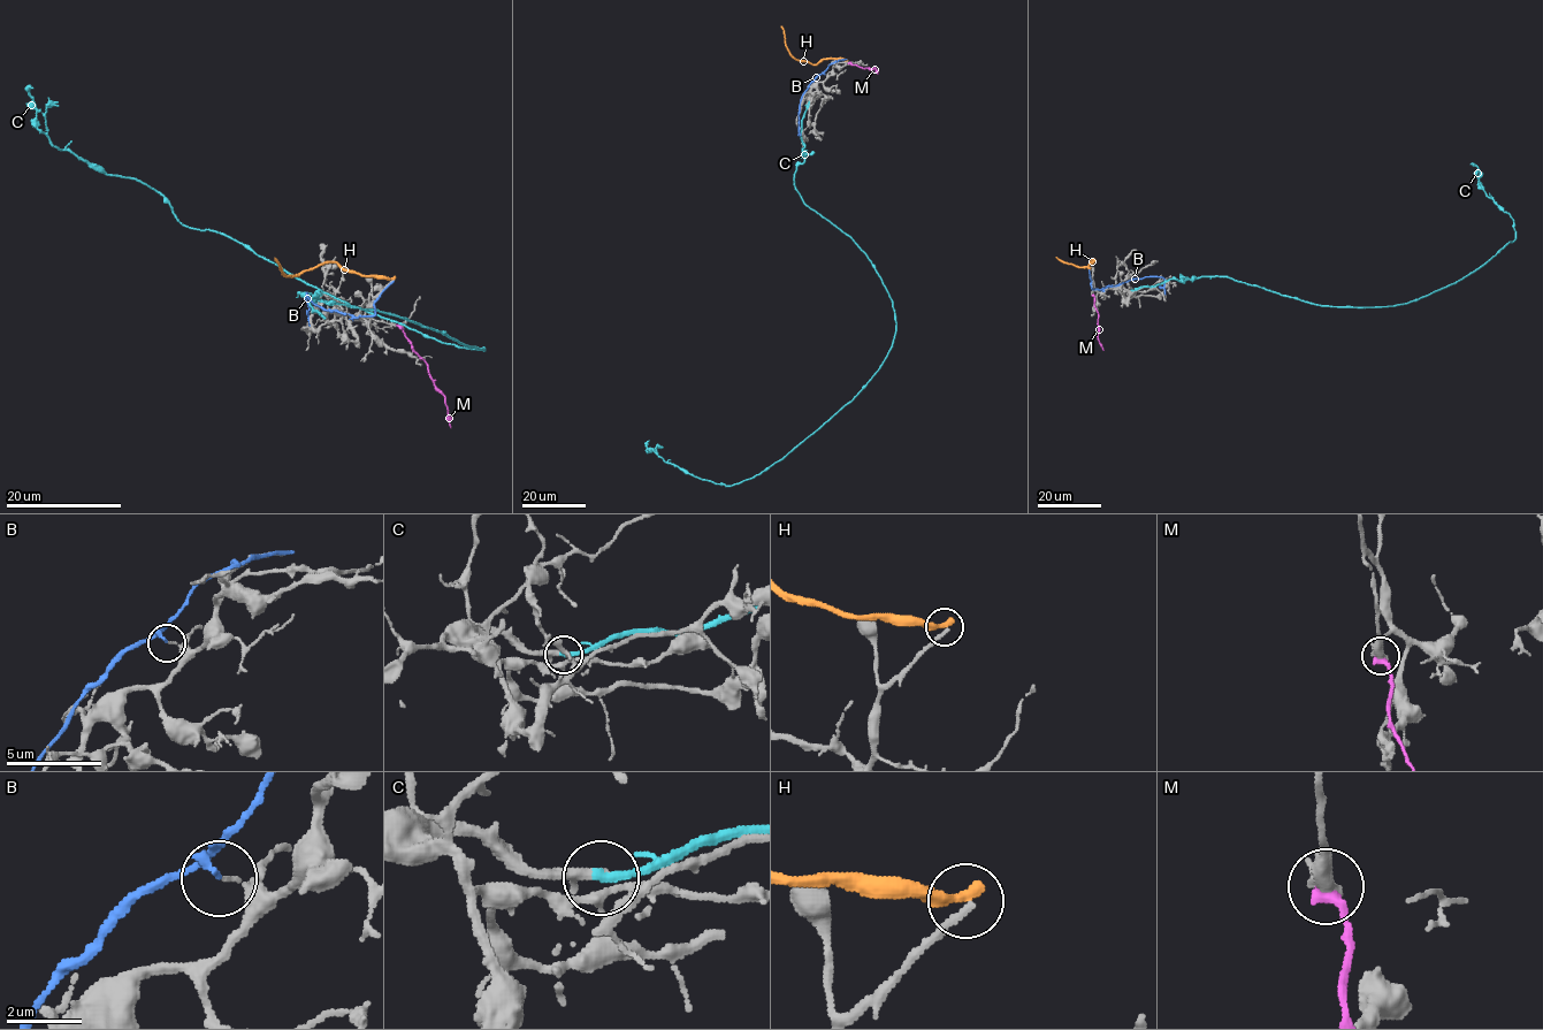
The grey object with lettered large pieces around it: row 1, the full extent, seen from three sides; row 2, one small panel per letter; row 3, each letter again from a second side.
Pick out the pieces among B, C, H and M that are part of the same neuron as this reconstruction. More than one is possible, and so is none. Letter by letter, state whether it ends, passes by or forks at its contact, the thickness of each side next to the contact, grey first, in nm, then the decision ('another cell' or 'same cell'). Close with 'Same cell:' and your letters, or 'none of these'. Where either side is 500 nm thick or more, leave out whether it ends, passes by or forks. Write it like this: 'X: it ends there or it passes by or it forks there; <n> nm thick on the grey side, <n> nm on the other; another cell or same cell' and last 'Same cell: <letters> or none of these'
B: it ends there; 130 nm thick on the grey side, 170 nm on the other; another cell
C: it ends there; 300 nm thick on the grey side, 240 nm on the other; same cell
H: it ends there; 180 nm thick on the grey side, 360 nm on the other; another cell
M: it ends there; 400 nm thick on the grey side, 440 nm on the other; another cell
Same cell: C

